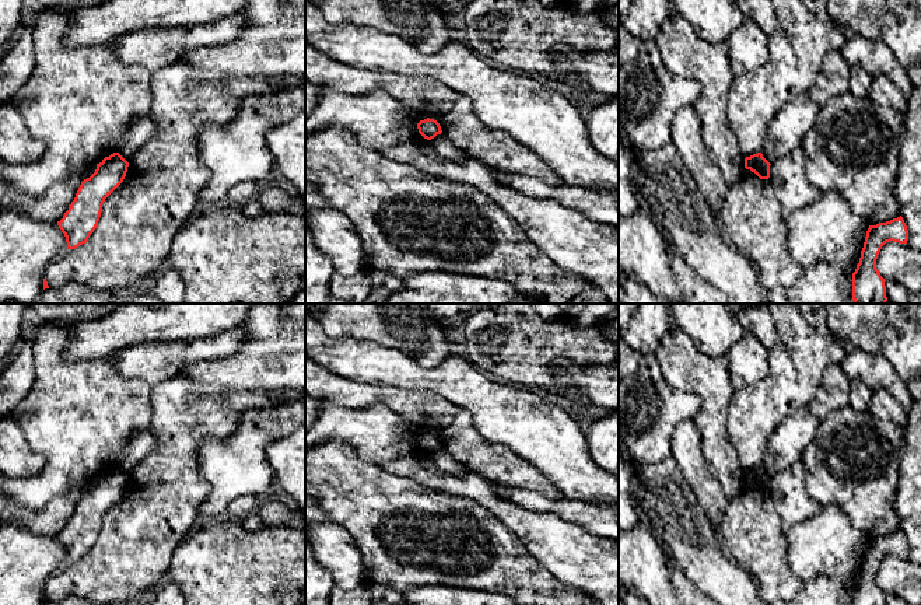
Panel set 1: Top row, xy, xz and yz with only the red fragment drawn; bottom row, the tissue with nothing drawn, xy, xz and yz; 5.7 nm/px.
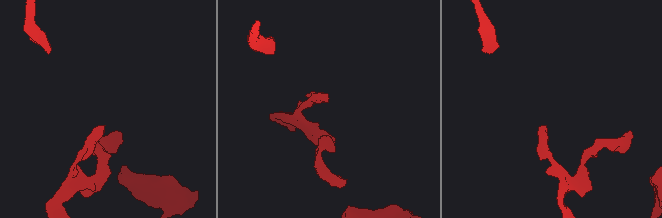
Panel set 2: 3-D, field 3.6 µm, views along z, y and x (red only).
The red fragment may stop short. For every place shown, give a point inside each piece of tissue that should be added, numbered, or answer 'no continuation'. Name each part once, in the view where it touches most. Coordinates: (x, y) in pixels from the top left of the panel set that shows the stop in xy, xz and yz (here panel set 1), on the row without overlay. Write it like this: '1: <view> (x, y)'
no continuation

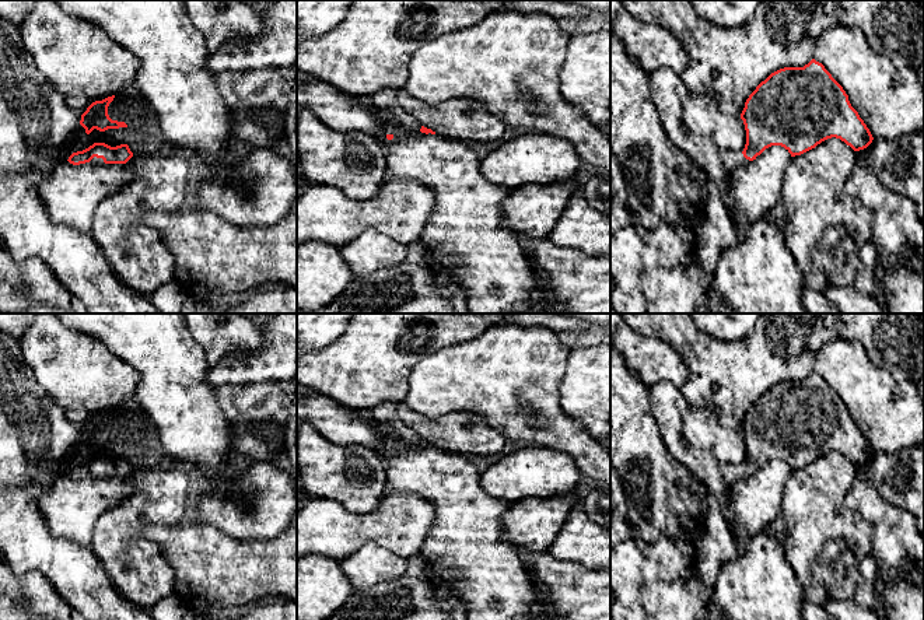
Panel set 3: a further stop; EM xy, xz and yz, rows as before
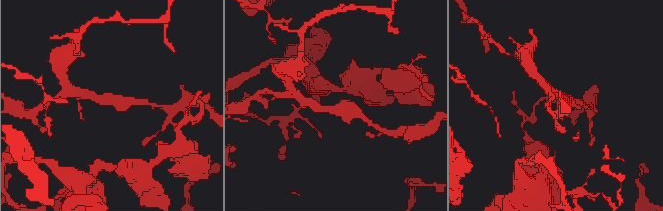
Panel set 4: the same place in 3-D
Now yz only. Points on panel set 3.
1: yz (731, 473)

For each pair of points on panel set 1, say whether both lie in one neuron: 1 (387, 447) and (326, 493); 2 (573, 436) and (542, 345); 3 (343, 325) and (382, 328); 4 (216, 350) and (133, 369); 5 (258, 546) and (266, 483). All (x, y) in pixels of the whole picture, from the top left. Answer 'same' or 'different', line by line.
1: different
2: different
3: same
4: same
5: different

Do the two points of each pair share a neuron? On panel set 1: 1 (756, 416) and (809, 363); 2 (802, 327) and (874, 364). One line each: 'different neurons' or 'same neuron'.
1: same neuron
2: different neurons

